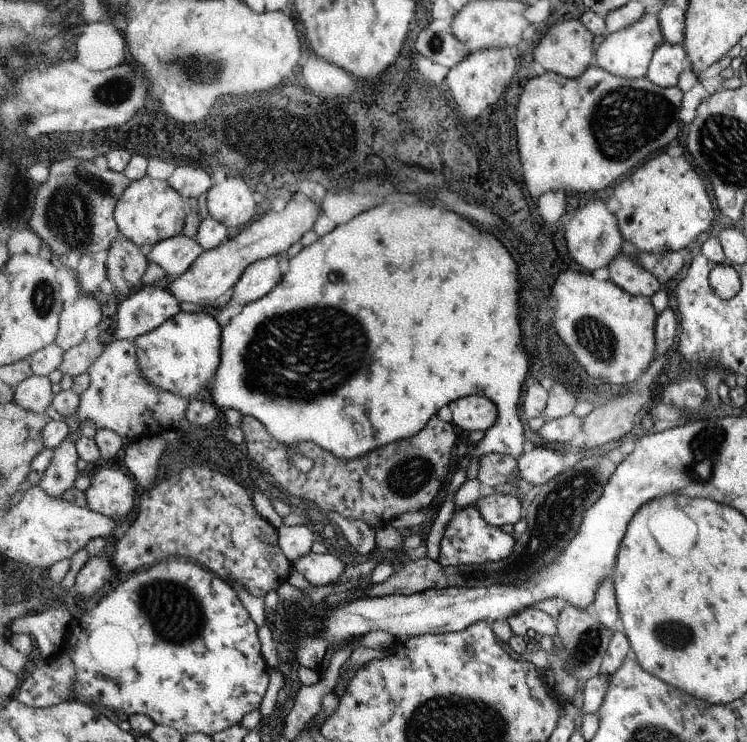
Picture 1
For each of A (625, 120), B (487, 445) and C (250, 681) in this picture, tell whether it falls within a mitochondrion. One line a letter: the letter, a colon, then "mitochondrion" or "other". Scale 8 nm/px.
A: mitochondrion
B: other
C: other

